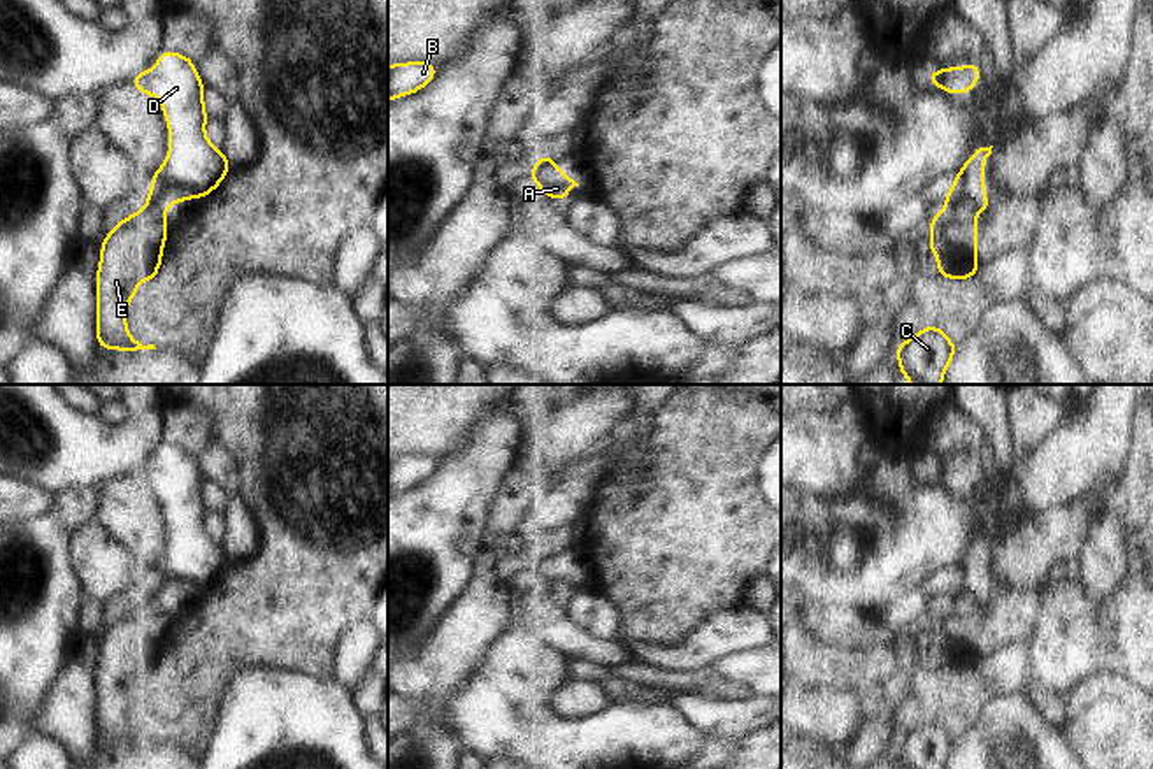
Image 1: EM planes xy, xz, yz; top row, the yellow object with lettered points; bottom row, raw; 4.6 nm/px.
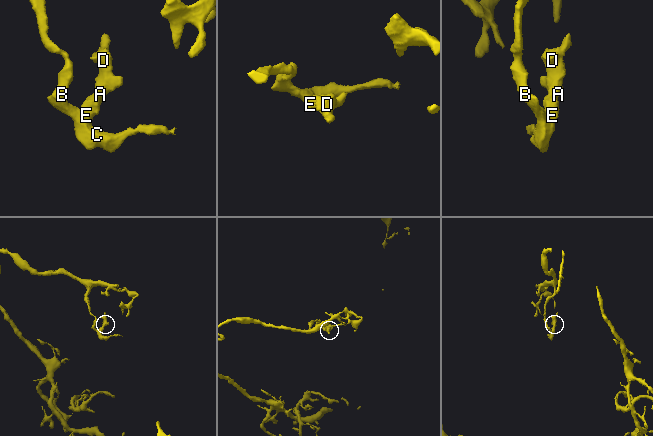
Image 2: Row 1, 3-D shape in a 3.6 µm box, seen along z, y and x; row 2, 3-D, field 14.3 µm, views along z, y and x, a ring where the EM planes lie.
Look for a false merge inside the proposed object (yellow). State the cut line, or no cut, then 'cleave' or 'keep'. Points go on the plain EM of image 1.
cut none; keep

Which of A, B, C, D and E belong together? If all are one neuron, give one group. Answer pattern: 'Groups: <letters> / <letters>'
Groups: A B C D E.

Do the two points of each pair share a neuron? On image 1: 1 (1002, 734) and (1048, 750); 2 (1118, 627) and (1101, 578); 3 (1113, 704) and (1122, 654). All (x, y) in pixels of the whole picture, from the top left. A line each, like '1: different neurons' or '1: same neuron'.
1: same neuron
2: different neurons
3: different neurons

